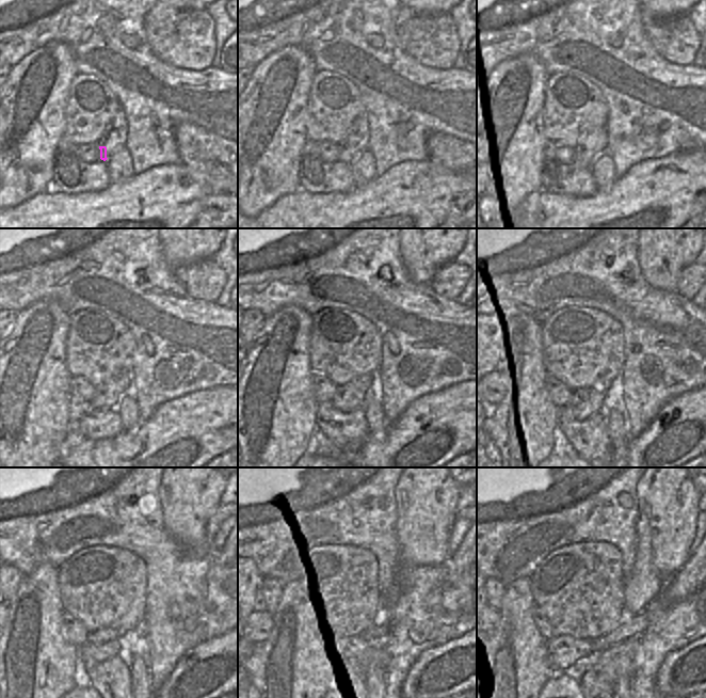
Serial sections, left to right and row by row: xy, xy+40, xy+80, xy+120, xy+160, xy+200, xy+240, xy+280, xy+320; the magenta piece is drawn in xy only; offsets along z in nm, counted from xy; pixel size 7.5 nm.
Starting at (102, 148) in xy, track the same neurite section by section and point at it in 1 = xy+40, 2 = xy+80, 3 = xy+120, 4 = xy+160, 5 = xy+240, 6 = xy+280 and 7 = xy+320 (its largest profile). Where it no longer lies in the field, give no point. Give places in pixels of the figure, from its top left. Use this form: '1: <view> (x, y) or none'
1: xy+40 (342, 158)
2: xy+80 (583, 157)
3: xy+120 (105, 398)
4: xy+160 (345, 398)
5: xy+240 (102, 644)
6: xy+280 (332, 648)
7: xy+320 (564, 651)

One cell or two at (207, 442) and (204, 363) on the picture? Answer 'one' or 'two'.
two

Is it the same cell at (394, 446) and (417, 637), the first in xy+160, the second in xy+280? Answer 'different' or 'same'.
different

